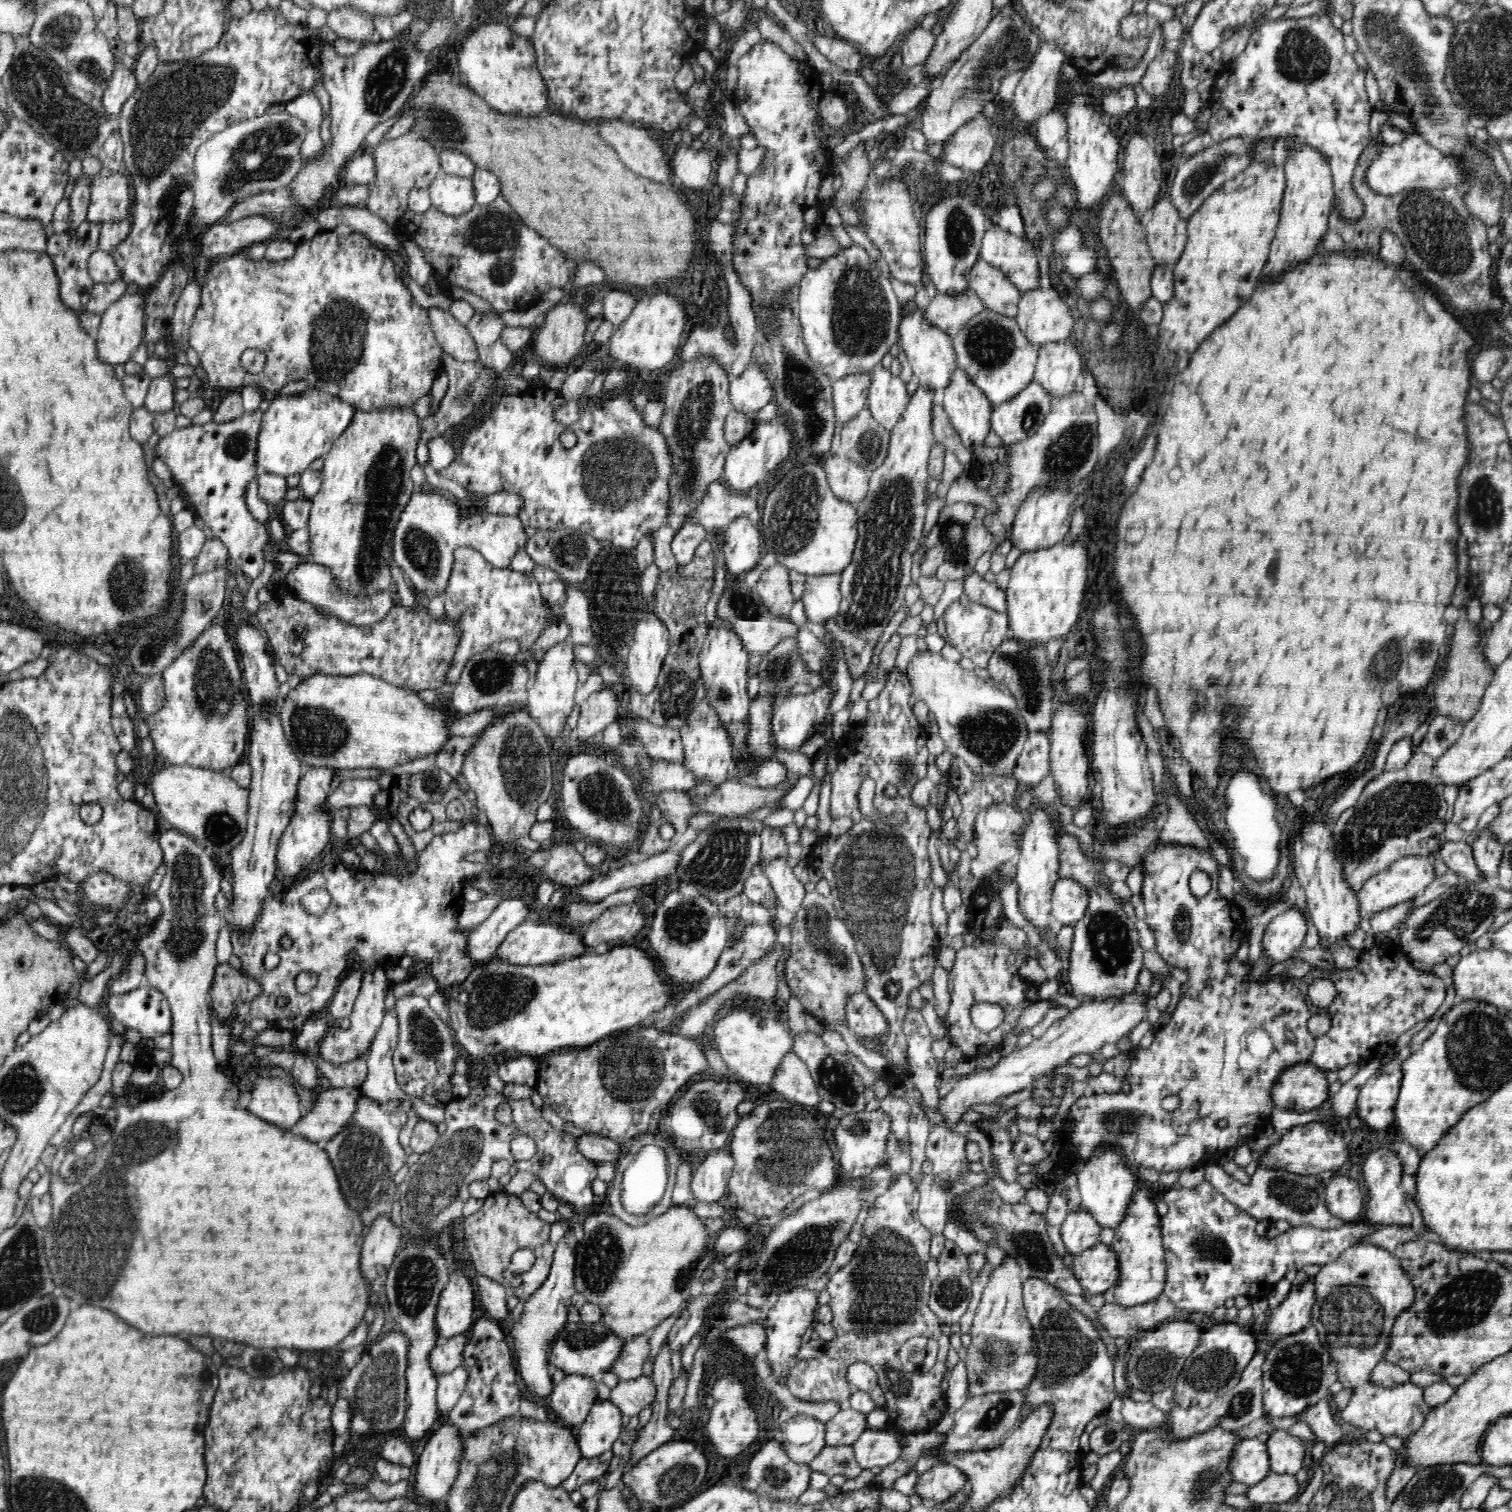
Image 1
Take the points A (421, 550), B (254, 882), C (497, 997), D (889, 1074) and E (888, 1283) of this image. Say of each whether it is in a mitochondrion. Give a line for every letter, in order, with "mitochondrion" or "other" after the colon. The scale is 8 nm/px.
A: mitochondrion
B: other
C: mitochondrion
D: other
E: mitochondrion

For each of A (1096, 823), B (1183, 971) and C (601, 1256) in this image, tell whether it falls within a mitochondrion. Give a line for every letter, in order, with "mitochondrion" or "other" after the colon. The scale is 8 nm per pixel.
A: other
B: other
C: mitochondrion

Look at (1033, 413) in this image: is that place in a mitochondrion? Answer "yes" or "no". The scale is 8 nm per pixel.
yes

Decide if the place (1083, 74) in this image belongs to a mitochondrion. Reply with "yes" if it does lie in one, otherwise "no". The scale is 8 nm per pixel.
no

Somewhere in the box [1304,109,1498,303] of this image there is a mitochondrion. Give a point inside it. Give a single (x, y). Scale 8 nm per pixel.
(1438, 237)

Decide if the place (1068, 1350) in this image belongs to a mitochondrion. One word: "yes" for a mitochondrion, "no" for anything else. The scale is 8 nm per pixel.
yes

